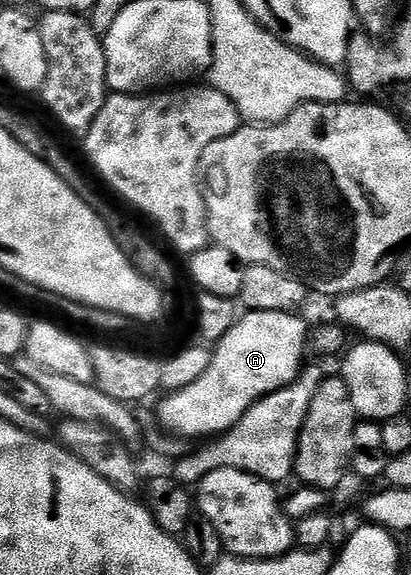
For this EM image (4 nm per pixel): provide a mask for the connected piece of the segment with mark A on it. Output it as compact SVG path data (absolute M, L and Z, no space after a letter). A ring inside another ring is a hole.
M248 311L245 312L237 321L230 331L226 333L226 336L213 348L212 361L210 363L210 368L206 369L206 373L199 378L199 381L189 383L184 388L180 388L177 391L169 392L164 399L161 401L158 407L158 417L160 420L159 424L163 430L166 430L169 434L173 436L187 439L186 437L192 439L194 437L206 437L205 439L210 439L213 437L218 437L223 435L225 432L229 431L234 425L242 419L242 417L249 411L249 409L261 399L263 396L268 396L272 392L276 392L280 388L284 388L288 384L292 384L297 377L300 375L304 368L304 353L306 351L306 343L310 341L310 329L308 331L305 323L300 319L300 315L295 312L288 313L277 313L277 312L267 312L262 313L261 311Z

